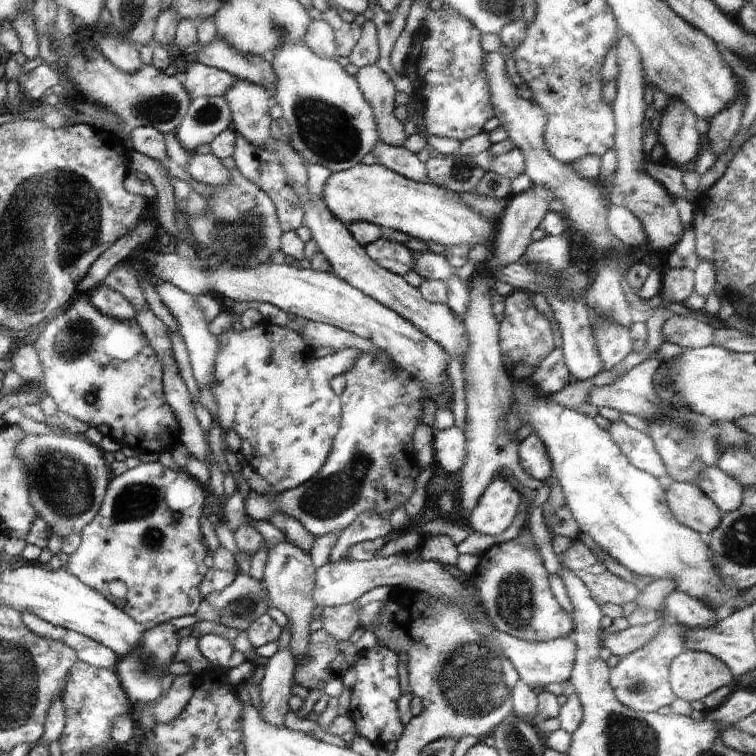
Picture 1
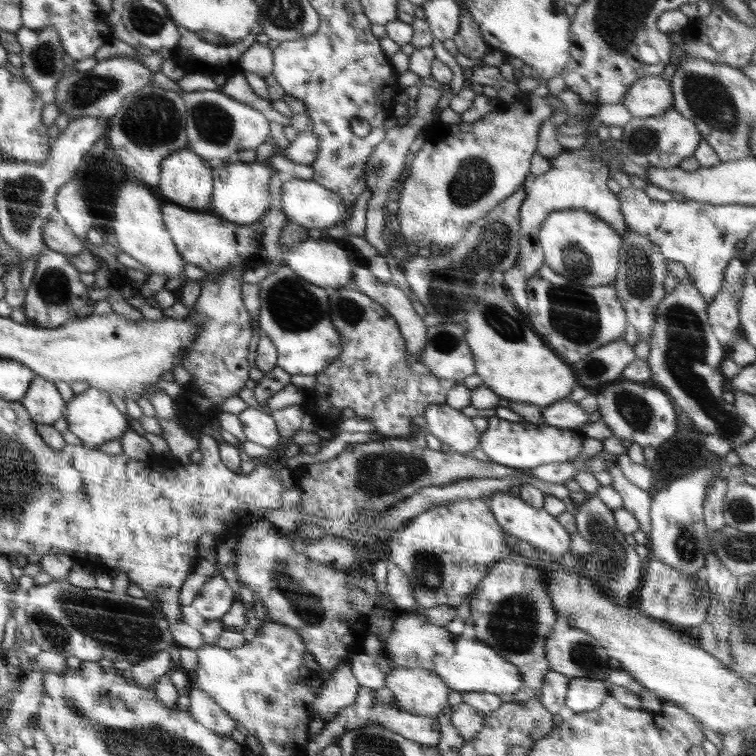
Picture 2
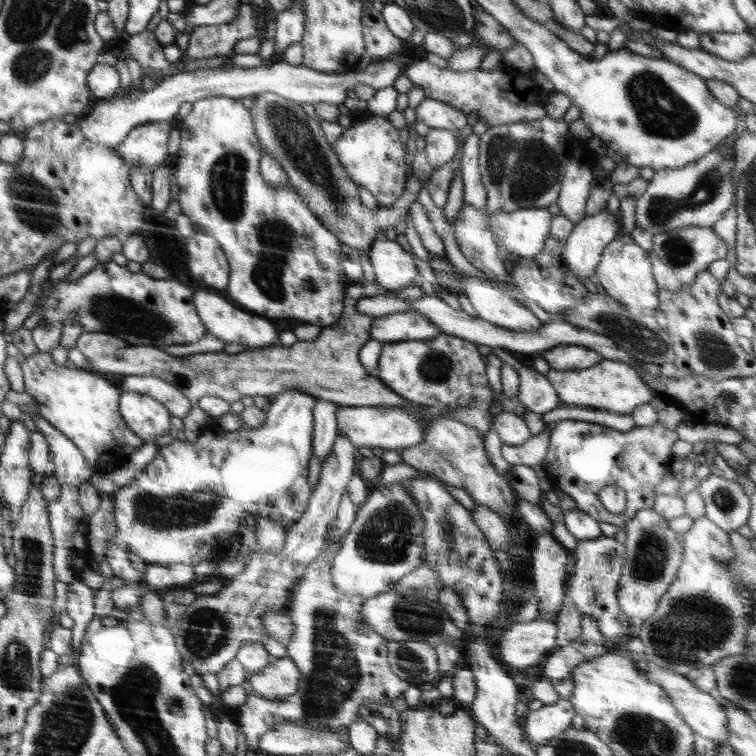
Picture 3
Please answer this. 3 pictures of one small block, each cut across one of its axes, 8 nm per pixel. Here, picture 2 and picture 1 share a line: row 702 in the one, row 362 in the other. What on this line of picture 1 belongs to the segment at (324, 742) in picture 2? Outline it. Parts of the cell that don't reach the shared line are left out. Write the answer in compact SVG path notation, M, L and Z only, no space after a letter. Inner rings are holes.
M360 351L352 368L343 375L346 384L340 398L341 420L326 462L310 480L297 488L272 496L250 491L244 504L248 518L267 521L268 504L272 504L273 512L296 518L314 537L338 537L354 522L358 514L374 510L378 516L388 520L392 510L404 506L411 498L416 486L410 476L410 468L415 465L412 439L416 426L422 422L423 401L430 398L430 394L405 370L390 368L388 364L376 360L376 356L370 352Z

